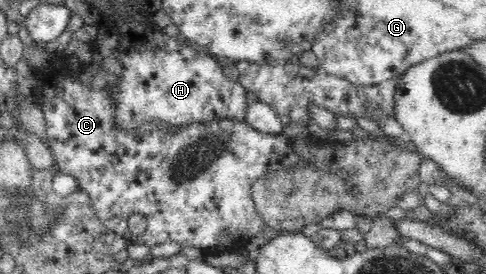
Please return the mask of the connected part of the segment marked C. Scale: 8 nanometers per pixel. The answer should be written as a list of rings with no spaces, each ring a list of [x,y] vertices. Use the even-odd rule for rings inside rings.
[[[60,54],[52,56],[52,62],[47,67],[33,69],[33,74],[38,79],[38,88],[34,90],[38,102],[44,111],[44,118],[46,121],[46,143],[53,152],[55,162],[59,167],[59,172],[69,174],[73,176],[78,183],[79,188],[85,190],[92,199],[92,205],[94,211],[96,211],[96,217],[100,219],[102,224],[108,229],[112,230],[118,236],[122,236],[128,242],[133,244],[144,244],[152,248],[158,244],[164,244],[164,242],[176,242],[182,247],[192,247],[206,250],[209,248],[224,248],[231,247],[232,244],[236,244],[236,248],[242,248],[246,245],[252,237],[266,229],[266,225],[262,218],[256,211],[254,205],[253,196],[251,195],[251,188],[253,182],[256,182],[258,178],[265,175],[265,172],[276,172],[280,169],[287,169],[288,167],[295,167],[298,162],[298,154],[293,151],[292,139],[288,138],[283,133],[278,134],[265,134],[258,132],[255,128],[252,128],[248,123],[241,120],[230,120],[226,118],[224,120],[208,120],[208,122],[198,122],[198,124],[191,124],[186,126],[186,130],[178,132],[178,134],[172,134],[168,132],[169,126],[160,126],[160,124],[148,124],[148,126],[142,126],[140,132],[120,132],[116,130],[117,126],[114,126],[114,113],[115,98],[113,98],[113,90],[115,88],[109,88],[109,85],[104,86],[102,89],[90,89],[88,85],[82,85],[79,75],[82,73],[86,66],[82,64],[78,70],[71,70],[67,65],[67,62]],[[133,215],[141,215],[146,218],[147,230],[142,236],[137,236],[132,233],[131,229],[131,217]]]

